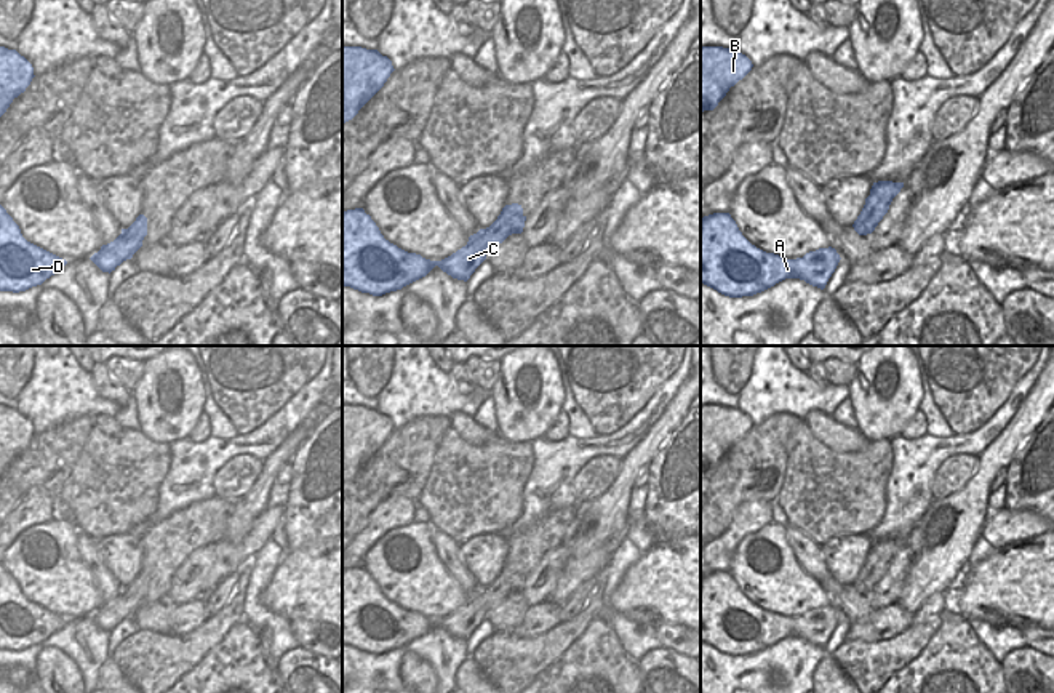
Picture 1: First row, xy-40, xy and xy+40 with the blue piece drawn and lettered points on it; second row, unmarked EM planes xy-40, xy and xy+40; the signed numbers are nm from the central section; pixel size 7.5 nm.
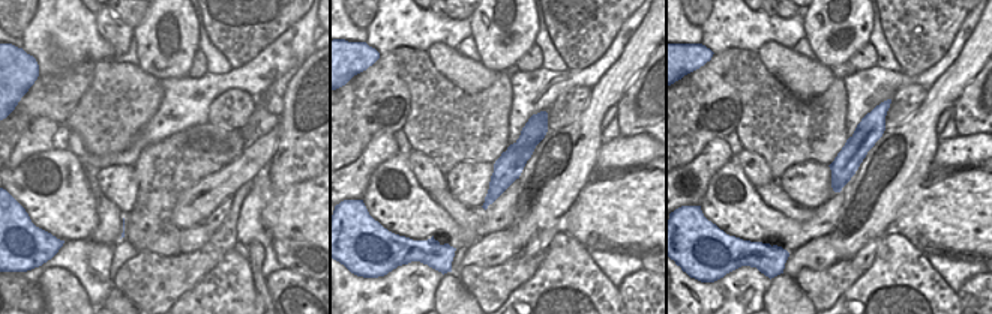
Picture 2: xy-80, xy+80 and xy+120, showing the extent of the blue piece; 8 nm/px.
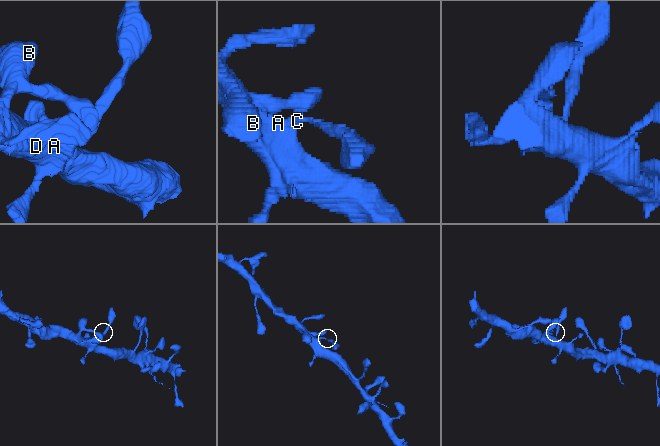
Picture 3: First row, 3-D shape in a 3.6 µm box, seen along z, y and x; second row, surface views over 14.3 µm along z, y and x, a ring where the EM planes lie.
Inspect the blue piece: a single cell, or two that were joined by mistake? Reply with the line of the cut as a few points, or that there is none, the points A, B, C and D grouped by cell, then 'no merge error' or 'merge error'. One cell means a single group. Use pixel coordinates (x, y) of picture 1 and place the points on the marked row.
cut none; groups A B C D; no merge error

